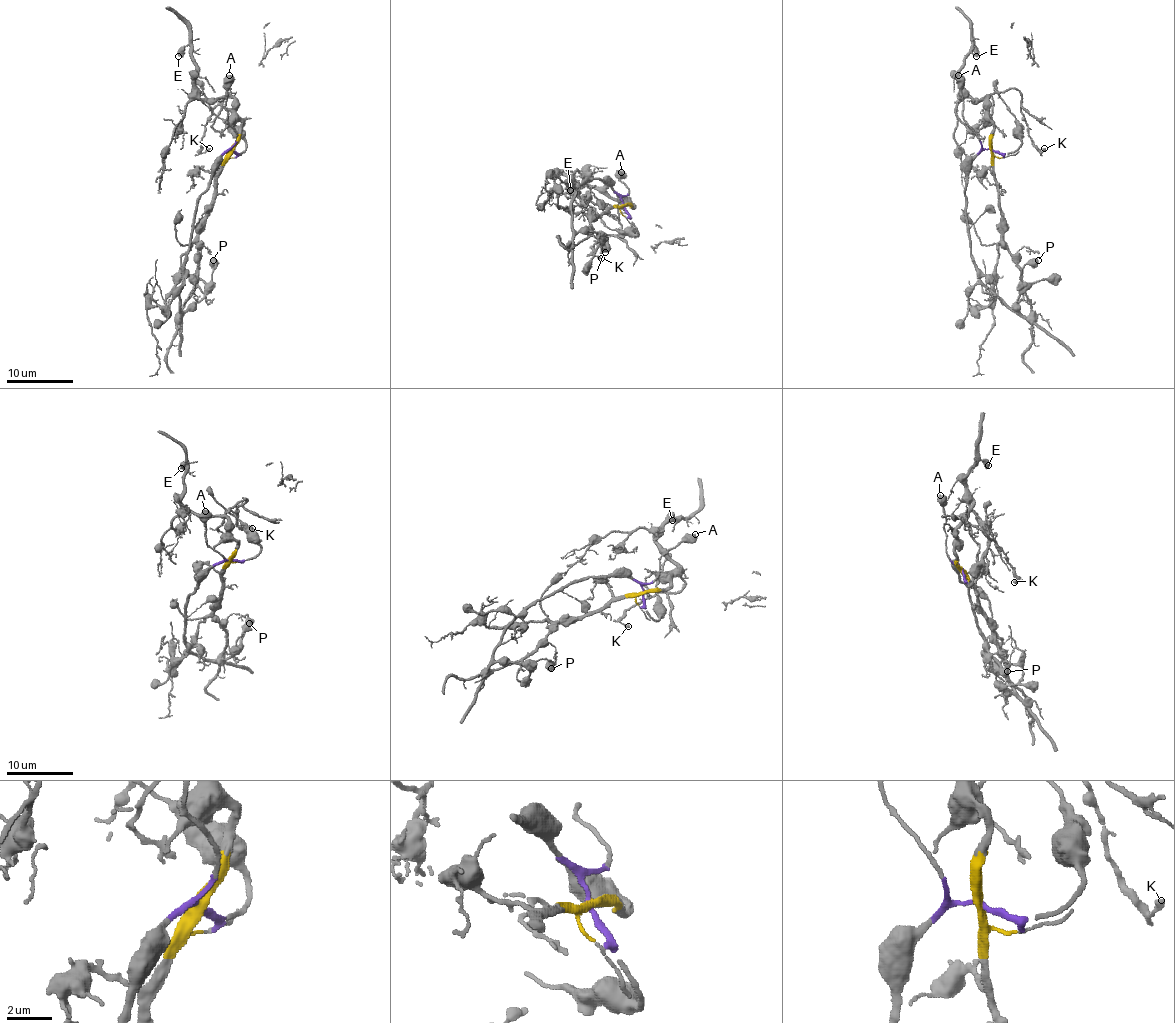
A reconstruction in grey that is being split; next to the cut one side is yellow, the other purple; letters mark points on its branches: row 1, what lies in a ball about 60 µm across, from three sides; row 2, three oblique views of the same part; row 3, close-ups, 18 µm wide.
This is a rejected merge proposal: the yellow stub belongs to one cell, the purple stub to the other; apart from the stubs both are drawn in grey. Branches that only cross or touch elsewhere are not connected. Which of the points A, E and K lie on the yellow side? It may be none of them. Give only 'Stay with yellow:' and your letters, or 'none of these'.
Stay with yellow: E, K

